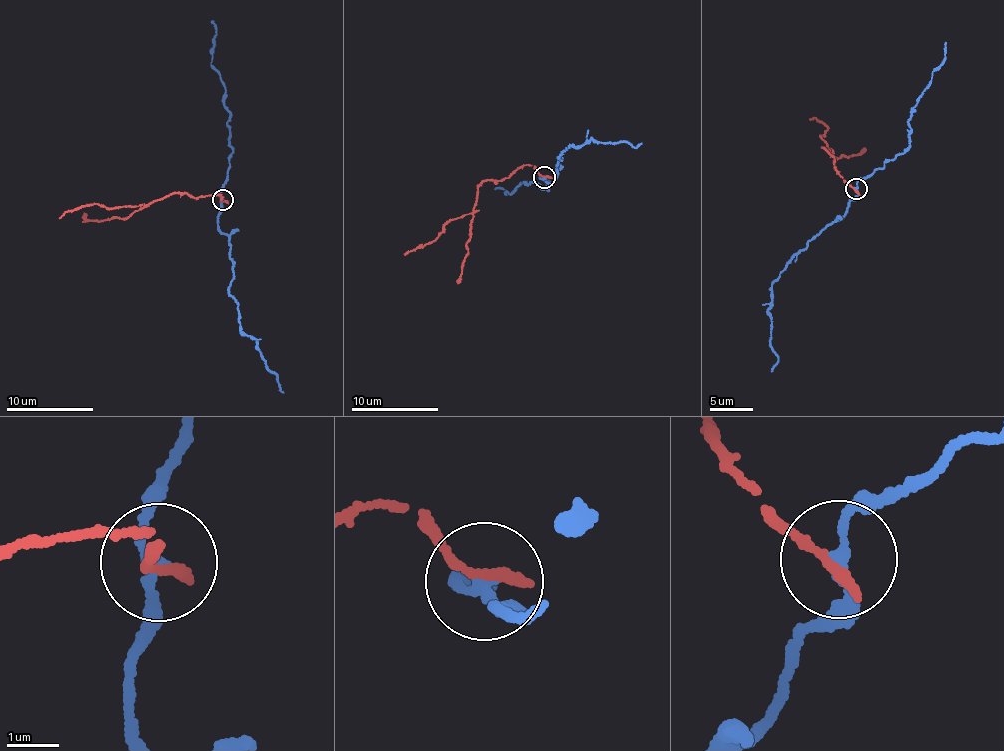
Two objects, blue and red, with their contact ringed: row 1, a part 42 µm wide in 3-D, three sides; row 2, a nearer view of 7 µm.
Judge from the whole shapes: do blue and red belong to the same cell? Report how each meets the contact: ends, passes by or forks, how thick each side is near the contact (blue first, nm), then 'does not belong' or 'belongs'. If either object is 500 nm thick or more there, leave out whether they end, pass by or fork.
blue passes by; red ends there; 190 nm thick on the blue side, 240 nm on the other; does not belong

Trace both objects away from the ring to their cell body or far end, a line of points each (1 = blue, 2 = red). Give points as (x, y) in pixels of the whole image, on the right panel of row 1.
1: (855, 189), (857, 196), (850, 201), (848, 211), (794, 257), (772, 285), (770, 342), (777, 361), (771, 372)
2: (855, 189), (833, 167), (828, 151), (822, 147), (831, 149), (820, 138), (828, 128), (813, 116), (809, 119)

